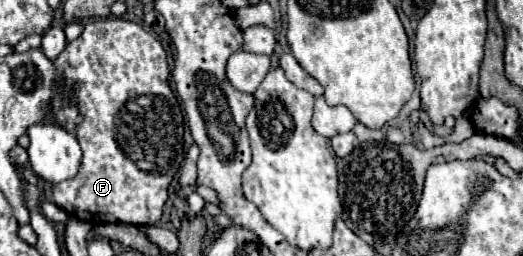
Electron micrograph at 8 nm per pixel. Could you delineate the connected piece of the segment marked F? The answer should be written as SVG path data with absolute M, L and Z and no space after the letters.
M116 18L92 20L76 40L66 44L66 50L54 60L54 68L72 86L82 116L82 122L76 126L76 138L80 138L82 146L82 166L74 178L52 186L56 206L92 226L106 222L134 226L156 224L168 198L168 186L184 158L184 118L168 84L170 72L162 44L140 24Z

